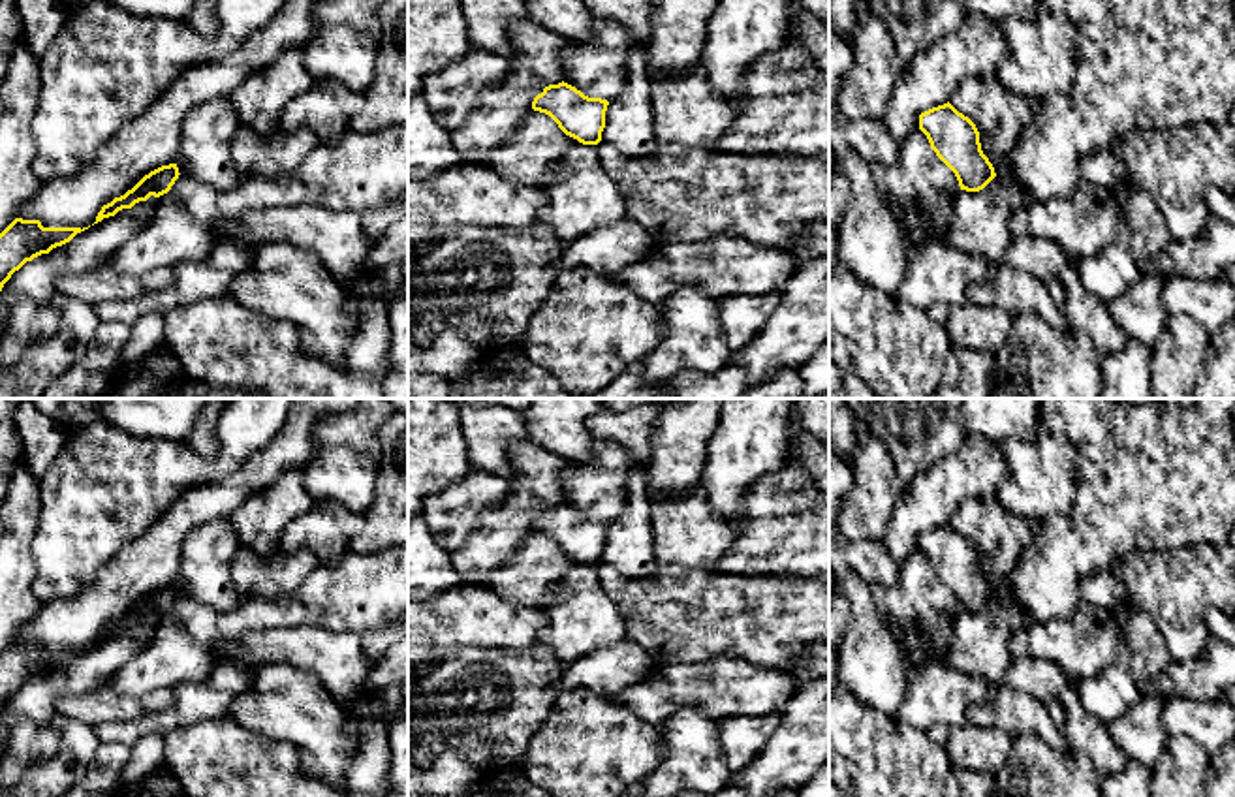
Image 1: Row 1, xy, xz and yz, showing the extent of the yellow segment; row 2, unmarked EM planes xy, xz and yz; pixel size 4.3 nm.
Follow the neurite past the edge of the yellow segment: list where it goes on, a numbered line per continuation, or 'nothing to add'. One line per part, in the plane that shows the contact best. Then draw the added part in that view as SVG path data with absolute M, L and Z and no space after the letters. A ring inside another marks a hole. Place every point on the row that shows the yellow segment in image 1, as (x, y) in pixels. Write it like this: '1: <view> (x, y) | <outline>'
nothing to add

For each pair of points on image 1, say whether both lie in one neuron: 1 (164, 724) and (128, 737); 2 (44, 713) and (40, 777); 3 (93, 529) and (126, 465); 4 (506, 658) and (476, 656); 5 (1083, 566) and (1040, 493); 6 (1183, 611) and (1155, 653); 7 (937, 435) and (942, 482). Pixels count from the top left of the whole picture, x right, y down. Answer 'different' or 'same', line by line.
1: same
2: different
3: same
4: same
5: different
6: different
7: different

